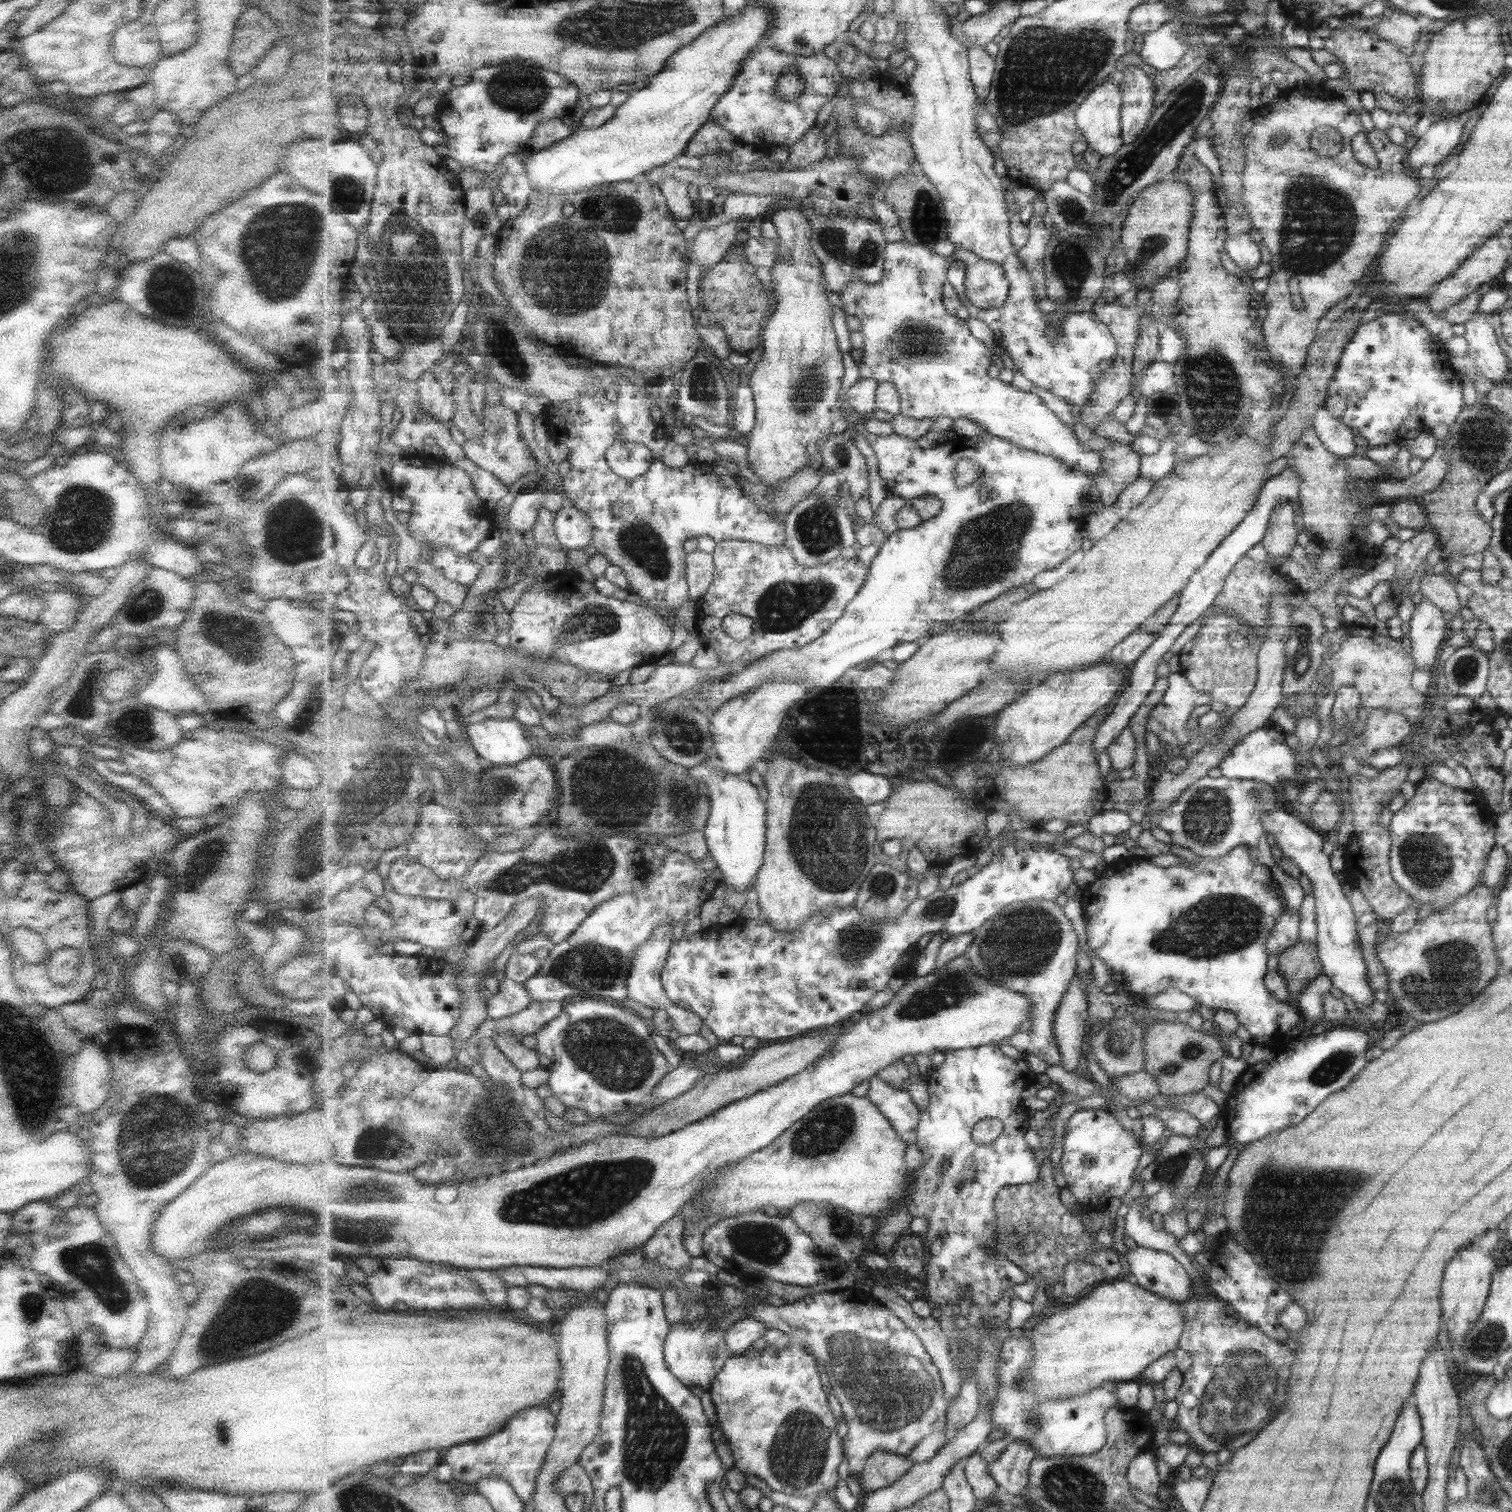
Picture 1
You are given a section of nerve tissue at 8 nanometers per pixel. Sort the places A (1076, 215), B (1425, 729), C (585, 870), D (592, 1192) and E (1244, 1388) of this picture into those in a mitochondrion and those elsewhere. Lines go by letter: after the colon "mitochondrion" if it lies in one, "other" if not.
A: mitochondrion
B: other
C: mitochondrion
D: mitochondrion
E: mitochondrion

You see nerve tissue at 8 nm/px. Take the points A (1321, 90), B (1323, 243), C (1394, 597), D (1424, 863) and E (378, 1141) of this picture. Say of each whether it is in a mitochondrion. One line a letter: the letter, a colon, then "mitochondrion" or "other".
A: other
B: mitochondrion
C: other
D: mitochondrion
E: mitochondrion

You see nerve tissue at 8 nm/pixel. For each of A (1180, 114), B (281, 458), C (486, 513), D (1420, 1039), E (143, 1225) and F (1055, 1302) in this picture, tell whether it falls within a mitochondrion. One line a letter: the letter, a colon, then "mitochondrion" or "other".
A: mitochondrion
B: other
C: other
D: other
E: other
F: other

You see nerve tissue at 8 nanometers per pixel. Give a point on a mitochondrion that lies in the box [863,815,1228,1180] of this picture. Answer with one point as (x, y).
(1021, 946)

